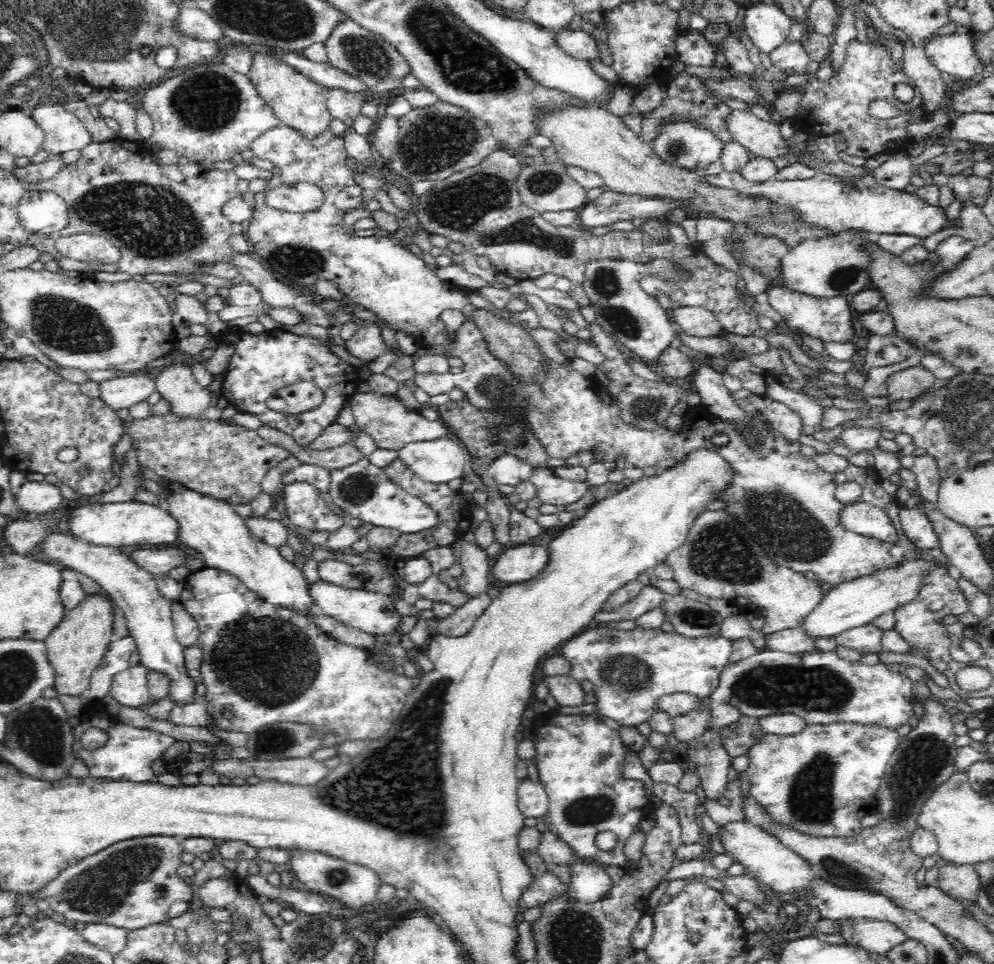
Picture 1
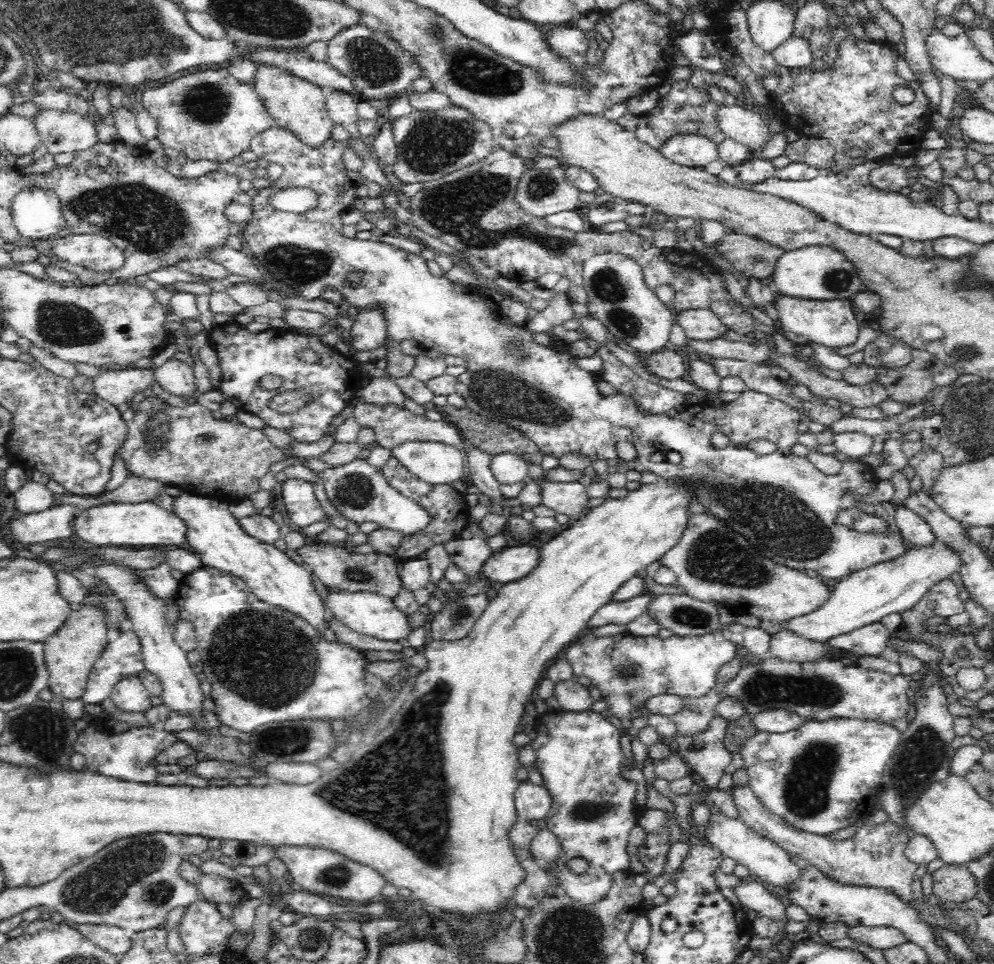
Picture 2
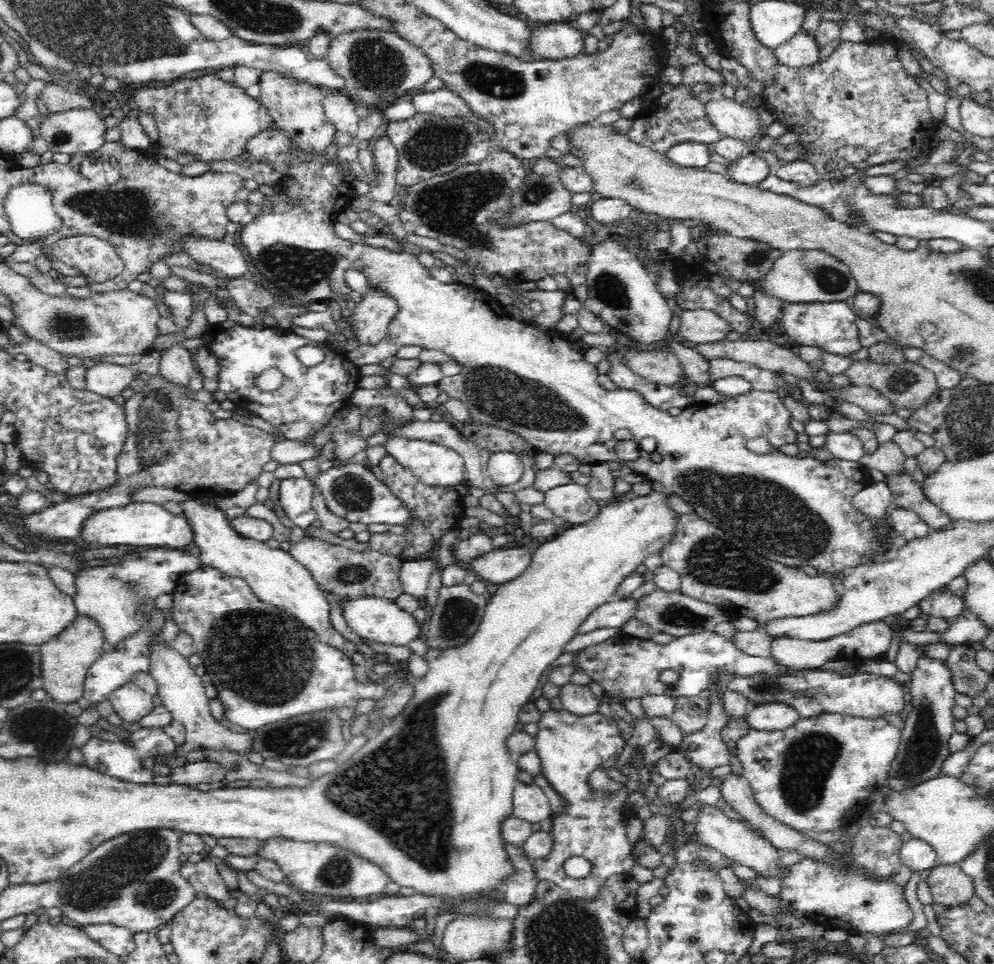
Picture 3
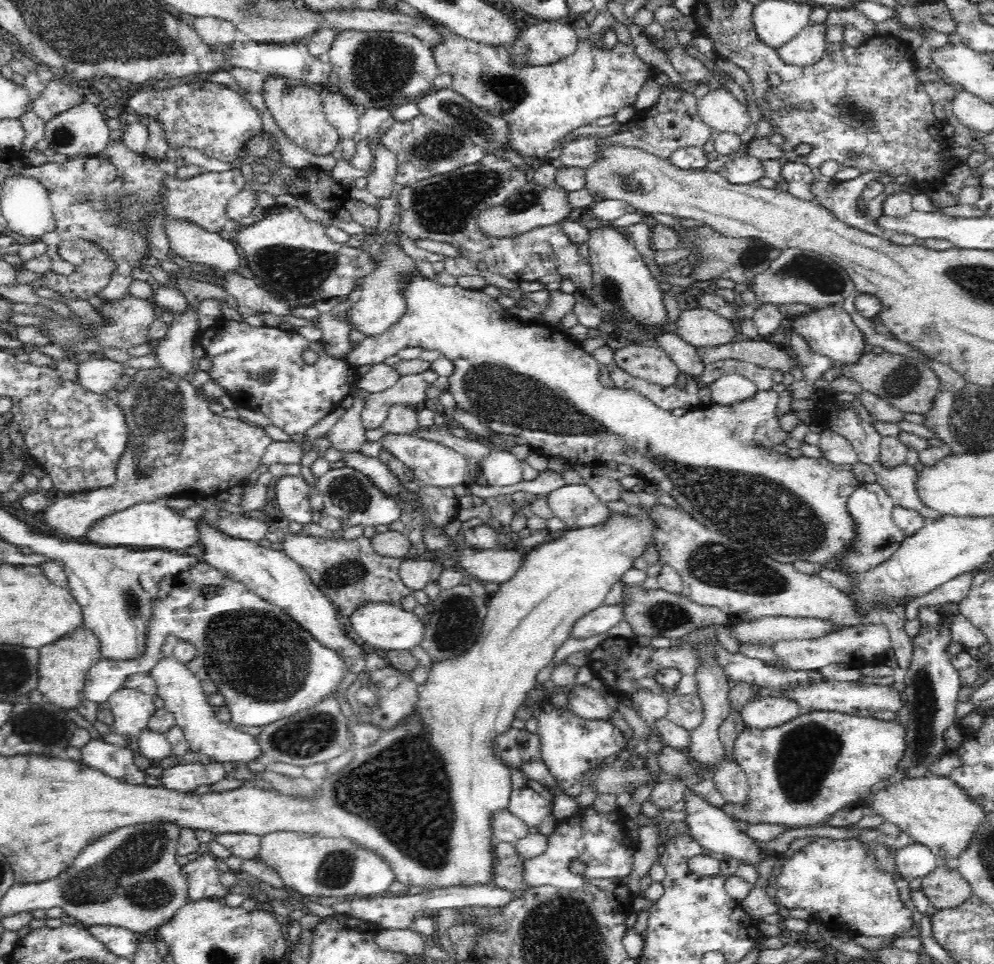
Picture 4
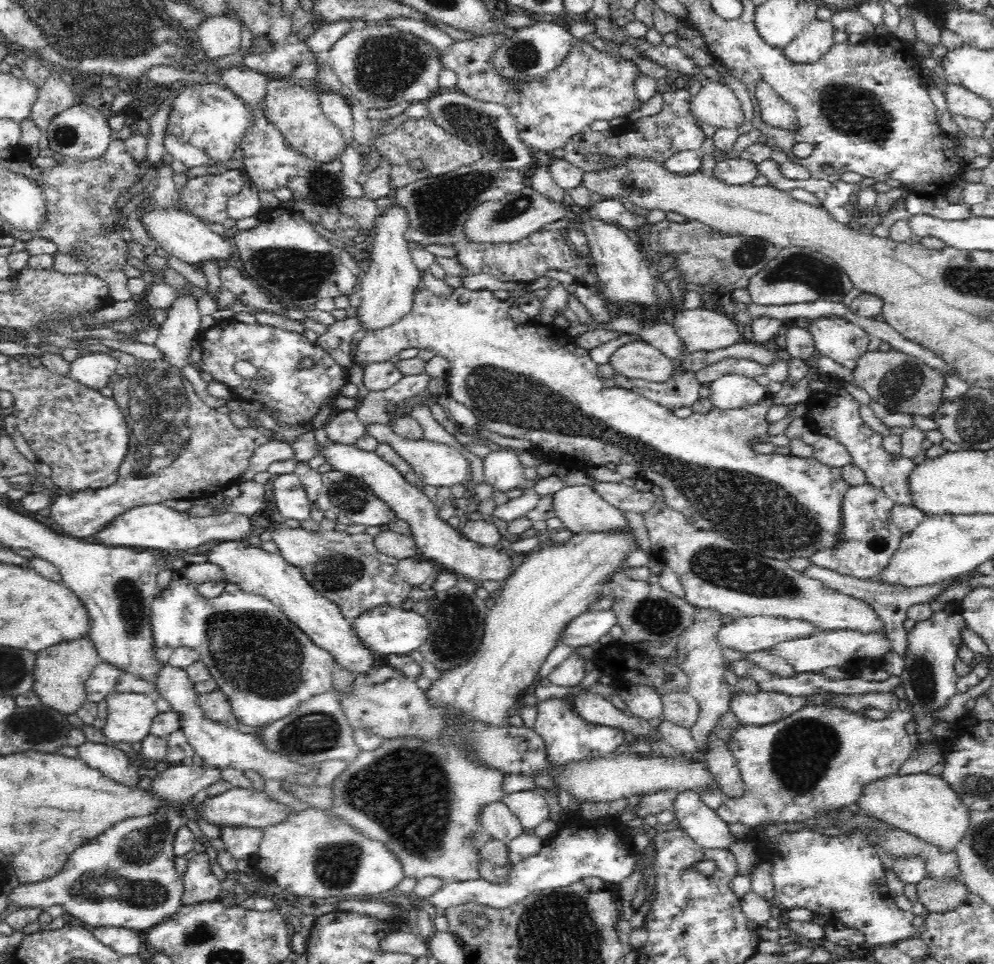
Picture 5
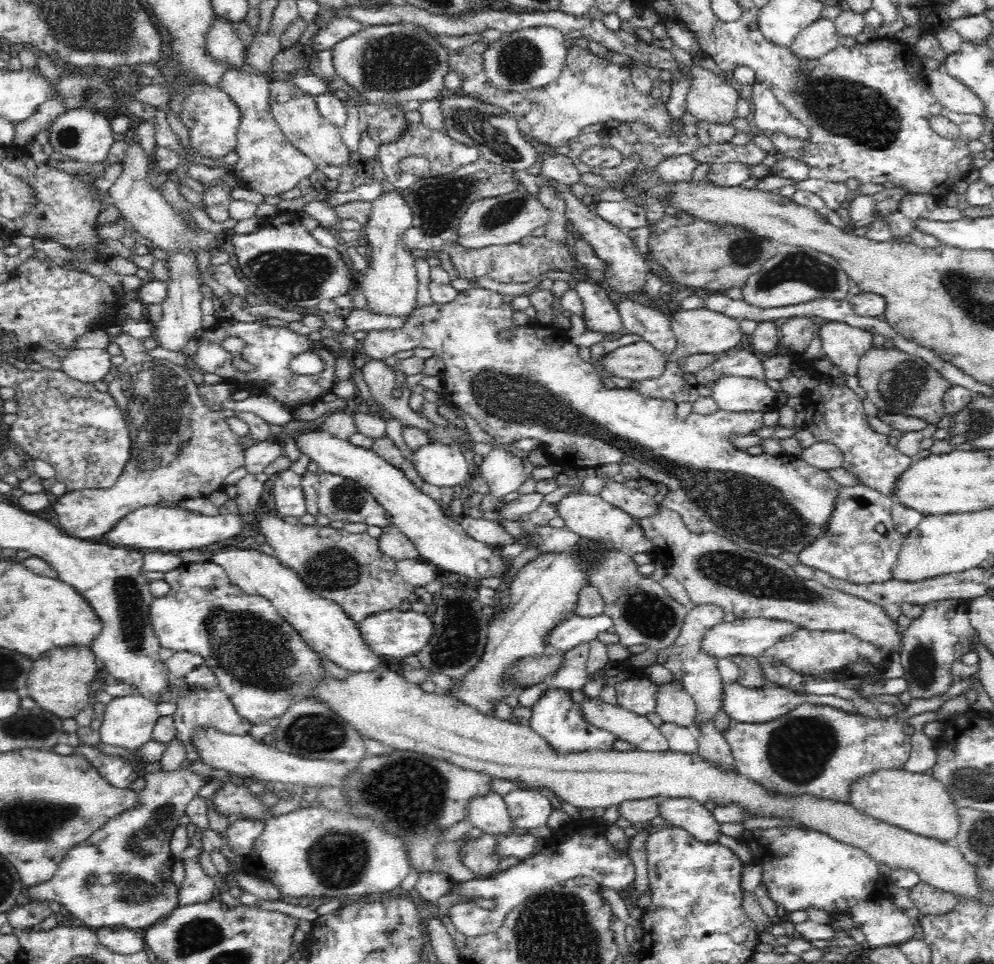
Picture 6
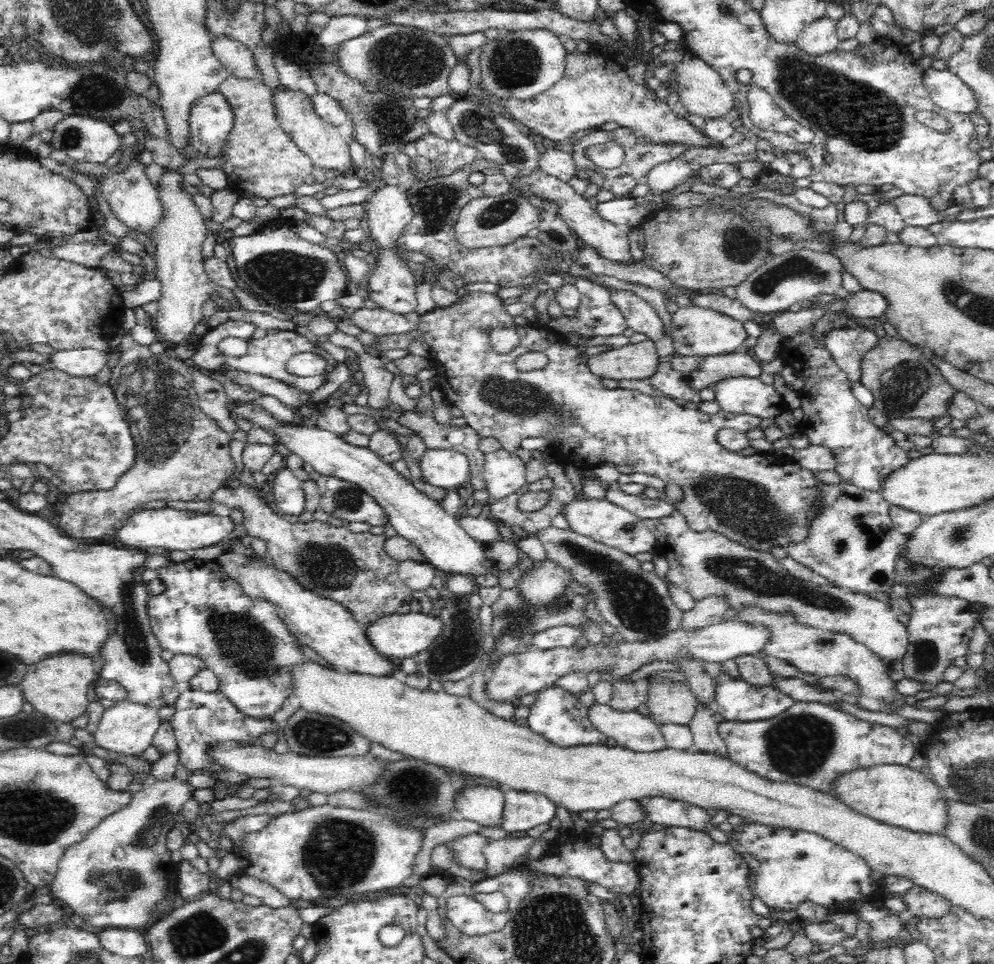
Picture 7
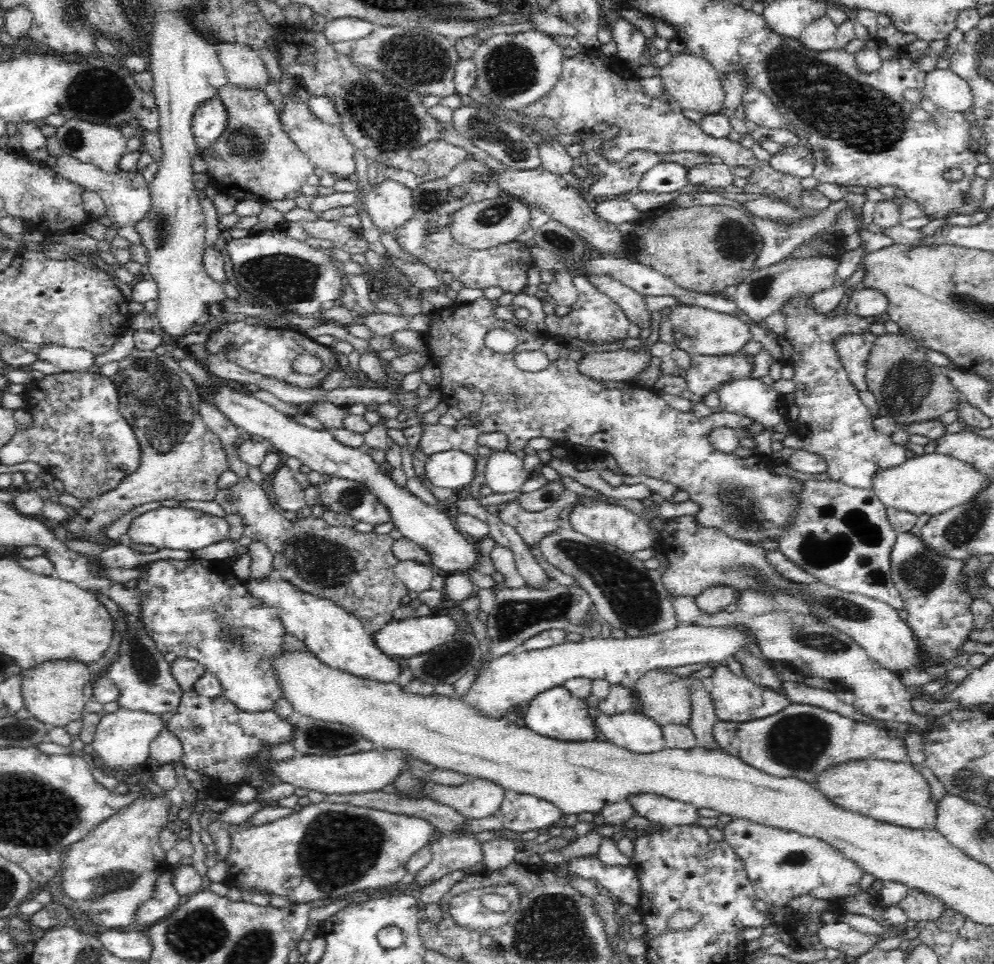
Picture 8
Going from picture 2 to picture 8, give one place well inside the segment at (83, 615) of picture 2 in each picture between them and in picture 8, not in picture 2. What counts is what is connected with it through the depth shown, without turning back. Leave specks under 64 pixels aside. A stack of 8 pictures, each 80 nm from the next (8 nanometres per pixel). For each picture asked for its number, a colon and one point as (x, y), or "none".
3: (65, 660)
4: (63, 666)
5: (61, 672)
6: (60, 682)
7: (57, 688)
8: (53, 691)

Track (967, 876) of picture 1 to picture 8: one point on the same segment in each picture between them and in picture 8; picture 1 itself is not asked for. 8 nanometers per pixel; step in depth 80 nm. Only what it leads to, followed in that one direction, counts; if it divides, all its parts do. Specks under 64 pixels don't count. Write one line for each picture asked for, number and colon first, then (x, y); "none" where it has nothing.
2: (951, 883)
3: (949, 886)
4: (945, 888)
5: (935, 897)
6: (928, 901)
7: (920, 902)
8: (918, 905)

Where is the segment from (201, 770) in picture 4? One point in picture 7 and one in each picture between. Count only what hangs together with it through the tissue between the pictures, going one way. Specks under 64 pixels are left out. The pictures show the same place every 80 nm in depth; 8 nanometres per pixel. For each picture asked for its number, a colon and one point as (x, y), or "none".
5: (126, 877)
6: (121, 875)
7: (112, 878)

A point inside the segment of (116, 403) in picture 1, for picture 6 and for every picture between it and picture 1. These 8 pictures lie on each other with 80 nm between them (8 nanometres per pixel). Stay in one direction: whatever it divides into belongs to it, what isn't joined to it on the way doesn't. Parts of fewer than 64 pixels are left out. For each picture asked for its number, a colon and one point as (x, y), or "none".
2: (116, 385)
3: (107, 379)
4: (99, 375)
5: (92, 369)
6: (90, 365)

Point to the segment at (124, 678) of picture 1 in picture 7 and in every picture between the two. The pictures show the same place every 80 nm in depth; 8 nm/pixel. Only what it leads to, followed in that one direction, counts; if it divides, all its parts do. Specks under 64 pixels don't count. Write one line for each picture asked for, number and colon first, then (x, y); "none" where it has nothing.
2: (130, 696)
3: (131, 704)
4: (131, 710)
5: (130, 717)
6: (129, 722)
7: (126, 729)

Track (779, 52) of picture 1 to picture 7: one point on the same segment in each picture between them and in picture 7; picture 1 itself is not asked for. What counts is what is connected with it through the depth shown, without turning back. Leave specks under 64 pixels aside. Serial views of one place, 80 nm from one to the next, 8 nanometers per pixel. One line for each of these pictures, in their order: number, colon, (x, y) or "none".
2: (795, 53)
3: (802, 50)
4: (807, 47)
5: (814, 40)
6: (821, 37)
7: (820, 37)

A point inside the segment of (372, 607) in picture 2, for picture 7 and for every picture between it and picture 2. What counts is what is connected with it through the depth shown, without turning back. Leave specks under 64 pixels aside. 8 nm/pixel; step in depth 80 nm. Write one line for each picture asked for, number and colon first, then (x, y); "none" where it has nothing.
3: (379, 620)
4: (382, 626)
5: (385, 630)
6: (395, 633)
7: (402, 636)

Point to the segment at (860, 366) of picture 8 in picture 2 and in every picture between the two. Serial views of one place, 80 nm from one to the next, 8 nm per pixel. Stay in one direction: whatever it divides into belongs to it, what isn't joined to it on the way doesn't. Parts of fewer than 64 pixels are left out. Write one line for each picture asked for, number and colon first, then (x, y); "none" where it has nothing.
2: (832, 323)
3: (830, 326)
4: (830, 330)
5: (844, 343)
6: (844, 344)
7: (848, 346)

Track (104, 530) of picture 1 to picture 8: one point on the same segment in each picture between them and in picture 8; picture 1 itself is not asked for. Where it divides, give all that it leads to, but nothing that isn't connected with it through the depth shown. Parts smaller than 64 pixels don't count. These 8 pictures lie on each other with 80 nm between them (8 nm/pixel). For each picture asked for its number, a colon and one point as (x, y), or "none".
2: (145, 524)
3: (147, 524)
4: (148, 525)
5: (151, 526)
6: (168, 529)
7: (169, 528)
8: (180, 528)

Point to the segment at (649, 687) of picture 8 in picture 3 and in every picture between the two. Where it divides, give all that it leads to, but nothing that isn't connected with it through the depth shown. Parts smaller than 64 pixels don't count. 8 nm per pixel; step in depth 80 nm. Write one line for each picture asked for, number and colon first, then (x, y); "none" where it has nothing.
3: (691, 713)
4: (686, 711)
5: (680, 708)
6: (674, 705)
7: (670, 702)

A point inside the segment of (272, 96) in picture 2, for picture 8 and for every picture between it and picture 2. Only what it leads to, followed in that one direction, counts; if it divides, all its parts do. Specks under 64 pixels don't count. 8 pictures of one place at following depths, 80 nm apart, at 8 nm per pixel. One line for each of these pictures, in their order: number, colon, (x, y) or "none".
3: (296, 108)
4: (297, 109)
5: (295, 110)
6: (295, 111)
7: (327, 148)
8: (327, 147)

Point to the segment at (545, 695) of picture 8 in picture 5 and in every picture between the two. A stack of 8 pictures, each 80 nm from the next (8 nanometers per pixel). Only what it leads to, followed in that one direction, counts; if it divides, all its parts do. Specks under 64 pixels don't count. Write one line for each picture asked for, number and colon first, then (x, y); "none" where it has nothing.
5: (568, 738)
6: (555, 716)
7: (556, 714)

